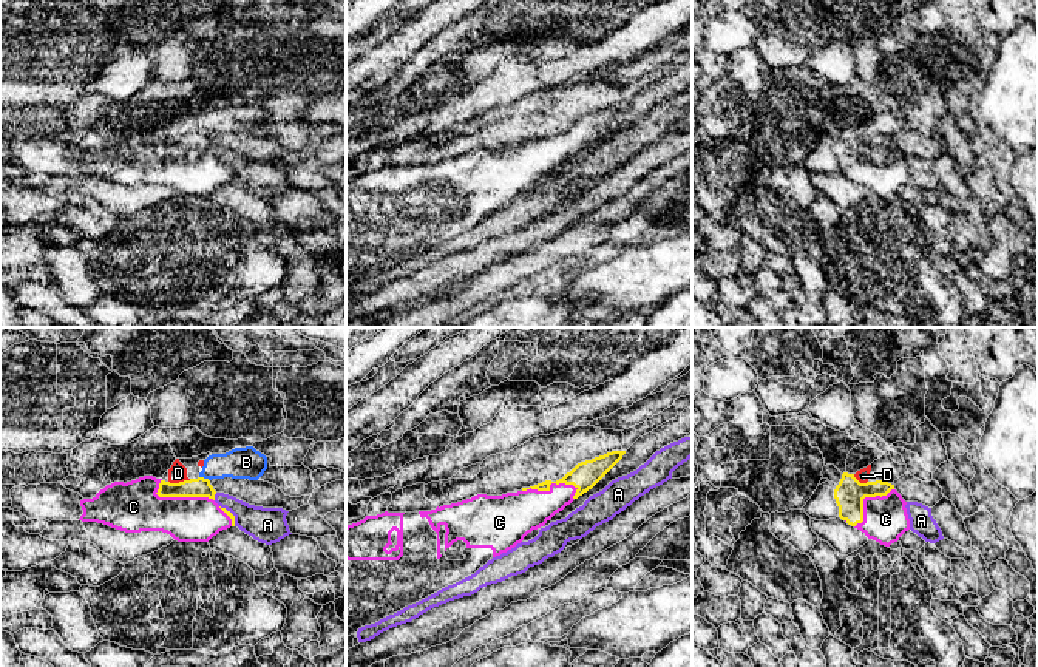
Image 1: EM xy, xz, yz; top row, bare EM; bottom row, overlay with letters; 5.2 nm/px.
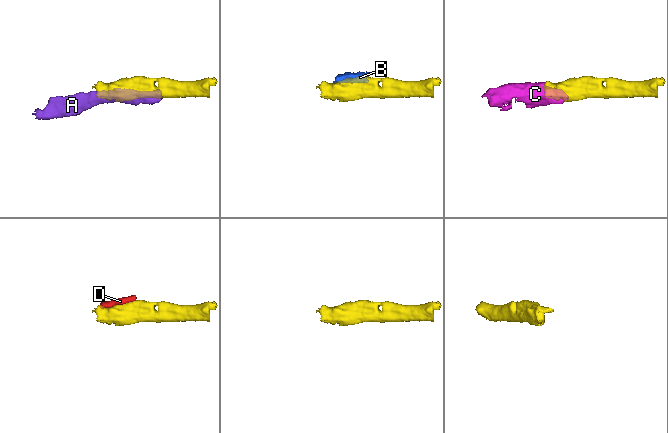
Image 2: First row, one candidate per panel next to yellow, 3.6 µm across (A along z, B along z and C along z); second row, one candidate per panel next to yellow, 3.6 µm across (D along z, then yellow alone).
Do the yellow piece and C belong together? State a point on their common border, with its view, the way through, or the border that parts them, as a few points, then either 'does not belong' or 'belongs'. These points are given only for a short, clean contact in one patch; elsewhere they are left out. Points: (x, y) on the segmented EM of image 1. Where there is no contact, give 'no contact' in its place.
contact xy (184, 496); belongs

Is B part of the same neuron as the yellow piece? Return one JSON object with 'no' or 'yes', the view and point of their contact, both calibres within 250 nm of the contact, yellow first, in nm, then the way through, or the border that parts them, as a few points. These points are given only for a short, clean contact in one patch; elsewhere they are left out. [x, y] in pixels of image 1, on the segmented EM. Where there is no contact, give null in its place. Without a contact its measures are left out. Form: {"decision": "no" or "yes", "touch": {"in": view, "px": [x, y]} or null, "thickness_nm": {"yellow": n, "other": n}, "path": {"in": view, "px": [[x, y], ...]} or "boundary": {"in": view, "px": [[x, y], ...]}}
{"decision": "no", "touch": {"in": "xy", "px": [203, 477]}, "thickness_nm": {"yellow": 100, "other": 160}}

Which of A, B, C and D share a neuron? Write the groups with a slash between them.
A / B D / C

